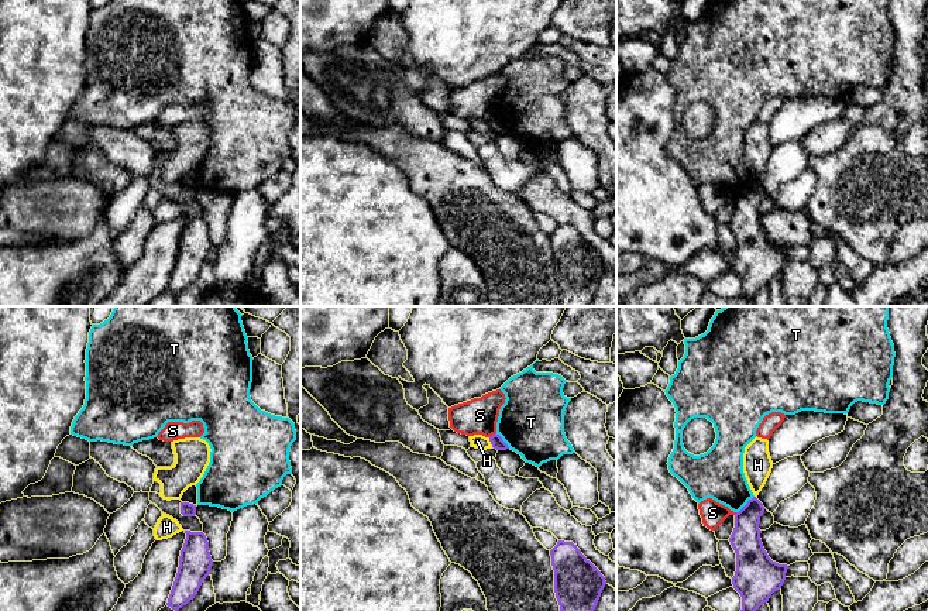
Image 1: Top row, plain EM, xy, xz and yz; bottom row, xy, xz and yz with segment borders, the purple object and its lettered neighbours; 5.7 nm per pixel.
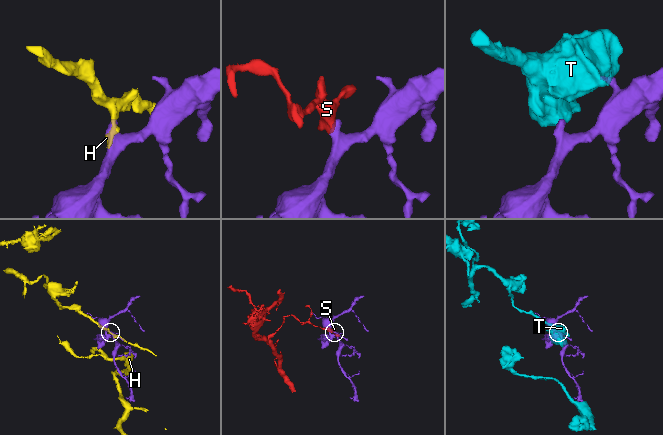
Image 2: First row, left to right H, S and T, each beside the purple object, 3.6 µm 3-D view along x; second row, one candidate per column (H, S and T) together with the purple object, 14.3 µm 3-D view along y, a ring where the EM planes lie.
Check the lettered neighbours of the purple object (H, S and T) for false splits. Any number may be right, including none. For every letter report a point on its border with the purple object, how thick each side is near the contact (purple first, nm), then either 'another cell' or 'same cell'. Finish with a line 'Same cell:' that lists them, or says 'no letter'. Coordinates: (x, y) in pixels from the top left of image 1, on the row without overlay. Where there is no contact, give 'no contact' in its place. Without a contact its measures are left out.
H: xz (490, 124) | 70/80 nm | another cell
S: xz (492, 119) | 70/200 nm | another cell
T: yz (746, 188) | 170/280 nm | another cell
Same cell: no letter

